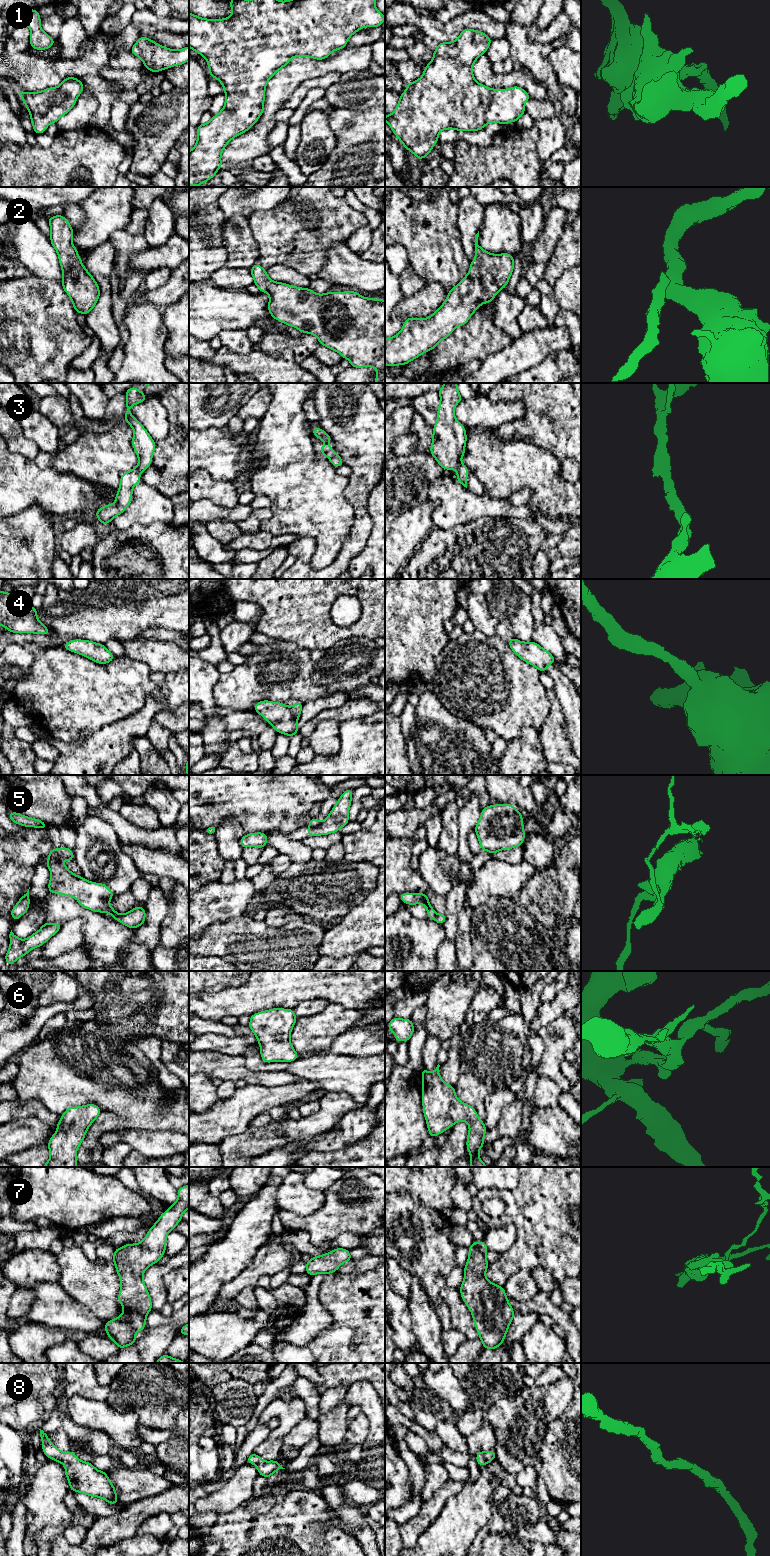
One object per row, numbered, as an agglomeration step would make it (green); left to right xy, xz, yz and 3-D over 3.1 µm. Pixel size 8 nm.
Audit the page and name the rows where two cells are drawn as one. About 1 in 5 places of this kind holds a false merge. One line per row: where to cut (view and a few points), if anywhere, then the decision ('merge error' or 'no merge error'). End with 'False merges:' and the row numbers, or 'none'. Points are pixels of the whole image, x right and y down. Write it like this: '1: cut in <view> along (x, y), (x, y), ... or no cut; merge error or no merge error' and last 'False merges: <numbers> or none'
1: no cut; no merge error
2: no cut; no merge error
3: no cut; no merge error
4: no cut; no merge error
5: cut in xz along (320, 822), (308, 828); merge error
6: no cut; no merge error
7: no cut; no merge error
8: no cut; no merge error
False merges: 5

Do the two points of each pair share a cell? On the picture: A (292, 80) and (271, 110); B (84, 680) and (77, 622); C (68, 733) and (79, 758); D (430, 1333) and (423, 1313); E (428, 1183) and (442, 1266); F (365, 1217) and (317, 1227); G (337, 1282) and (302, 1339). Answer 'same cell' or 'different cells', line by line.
A: same cell
B: different cells
C: different cells
D: same cell
E: different cells
F: same cell
G: different cells

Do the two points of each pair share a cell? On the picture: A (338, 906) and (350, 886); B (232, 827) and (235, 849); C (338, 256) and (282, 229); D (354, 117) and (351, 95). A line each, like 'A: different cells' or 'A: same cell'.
A: same cell
B: same cell
C: different cells
D: different cells

